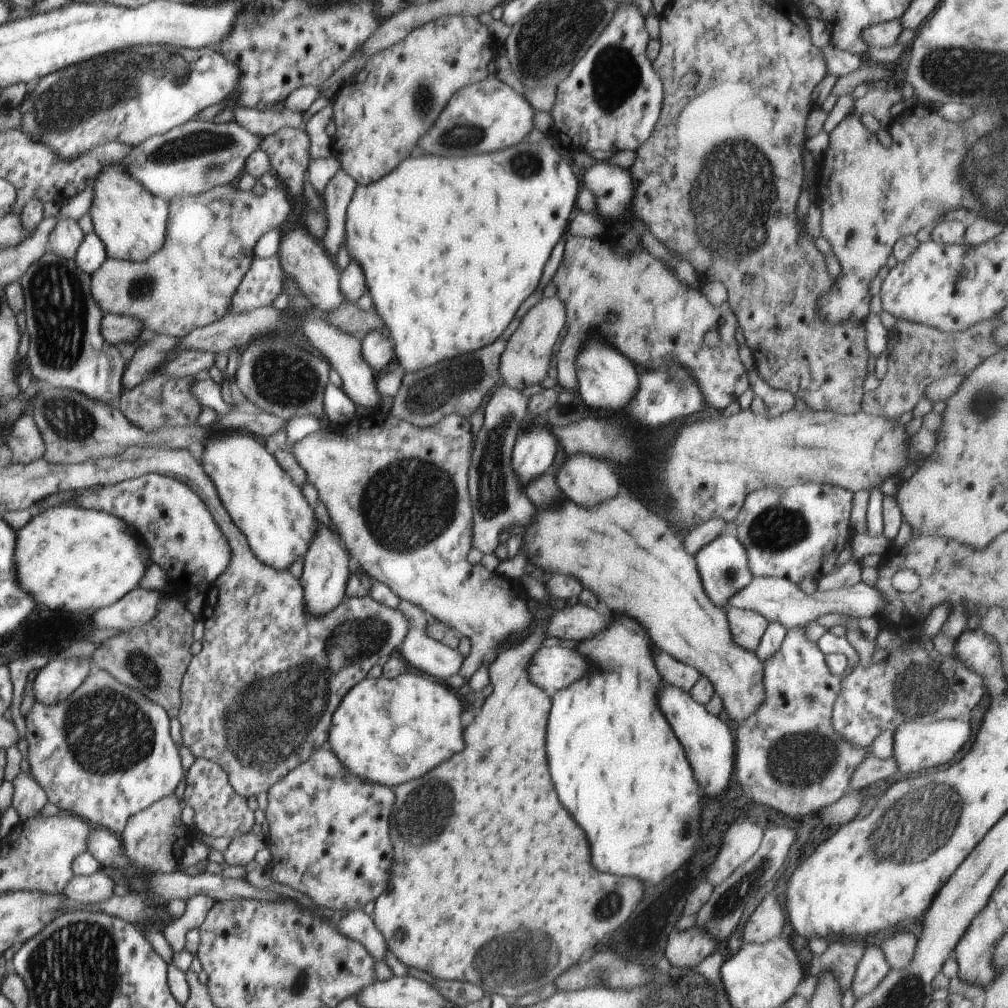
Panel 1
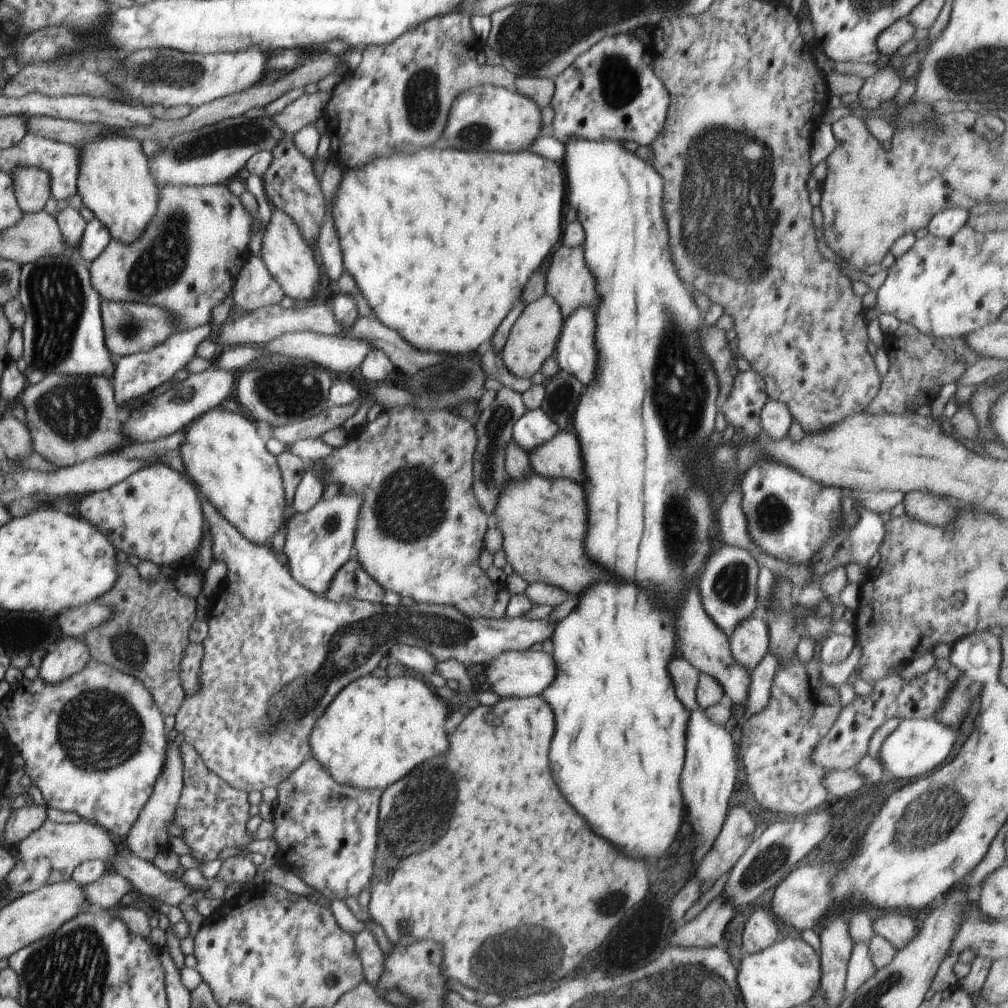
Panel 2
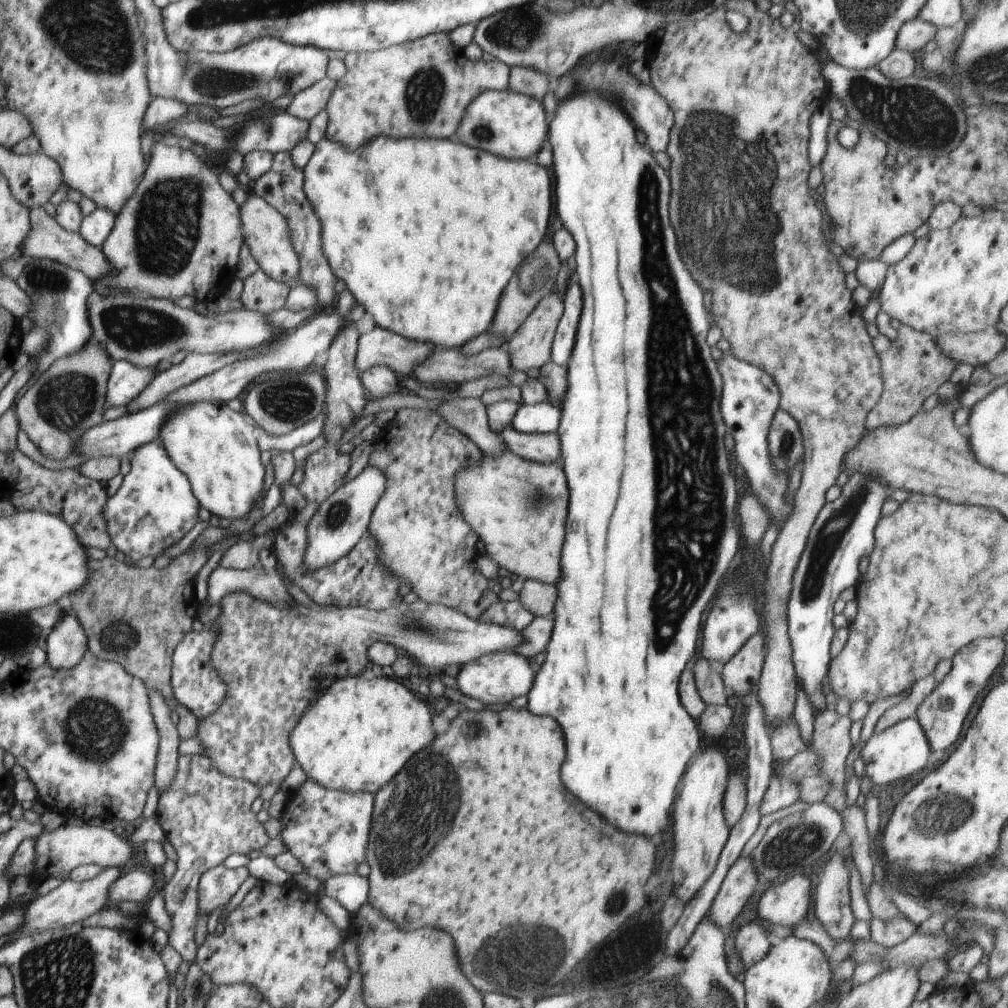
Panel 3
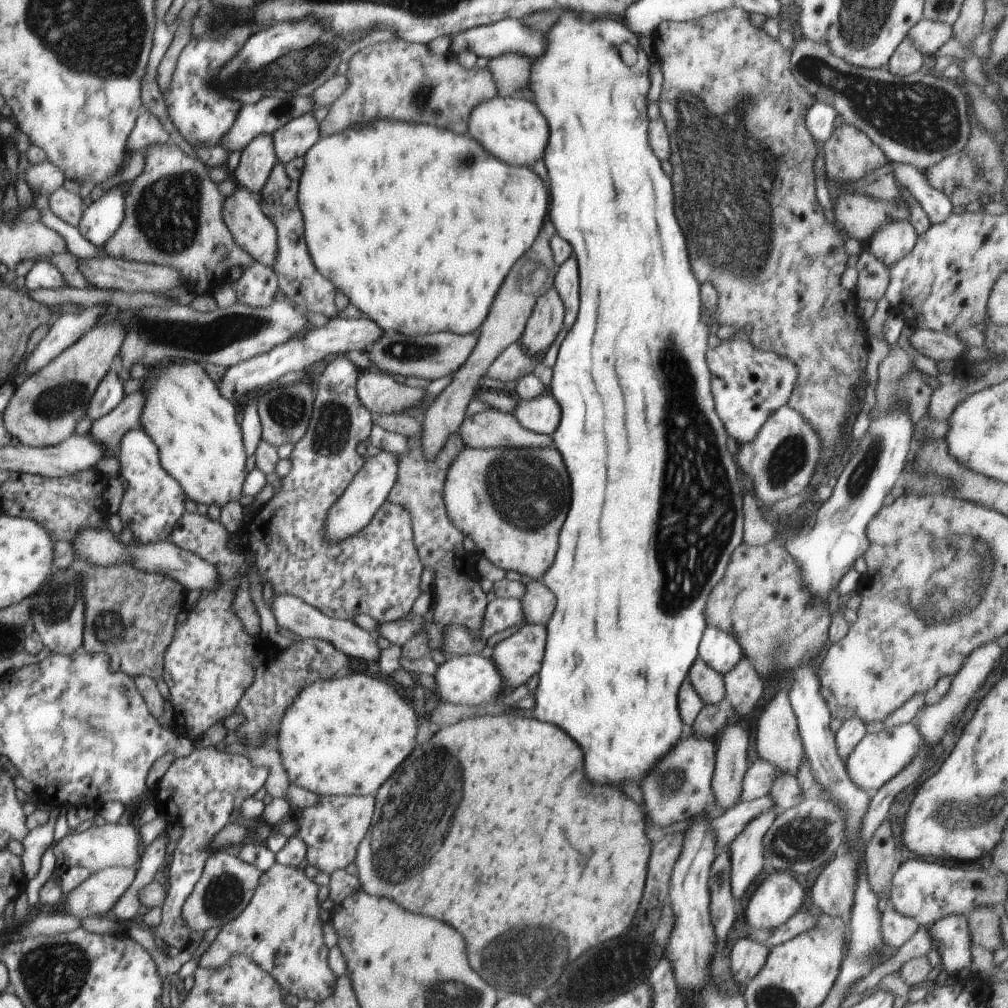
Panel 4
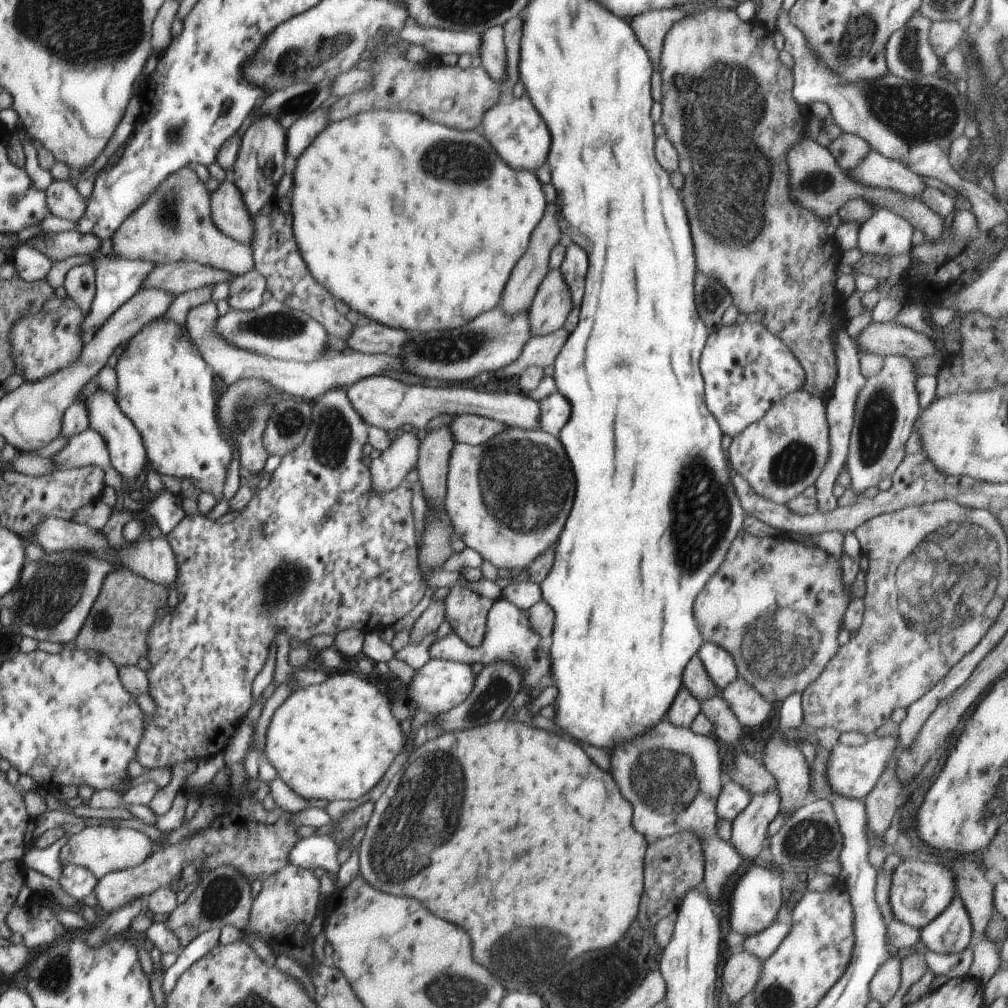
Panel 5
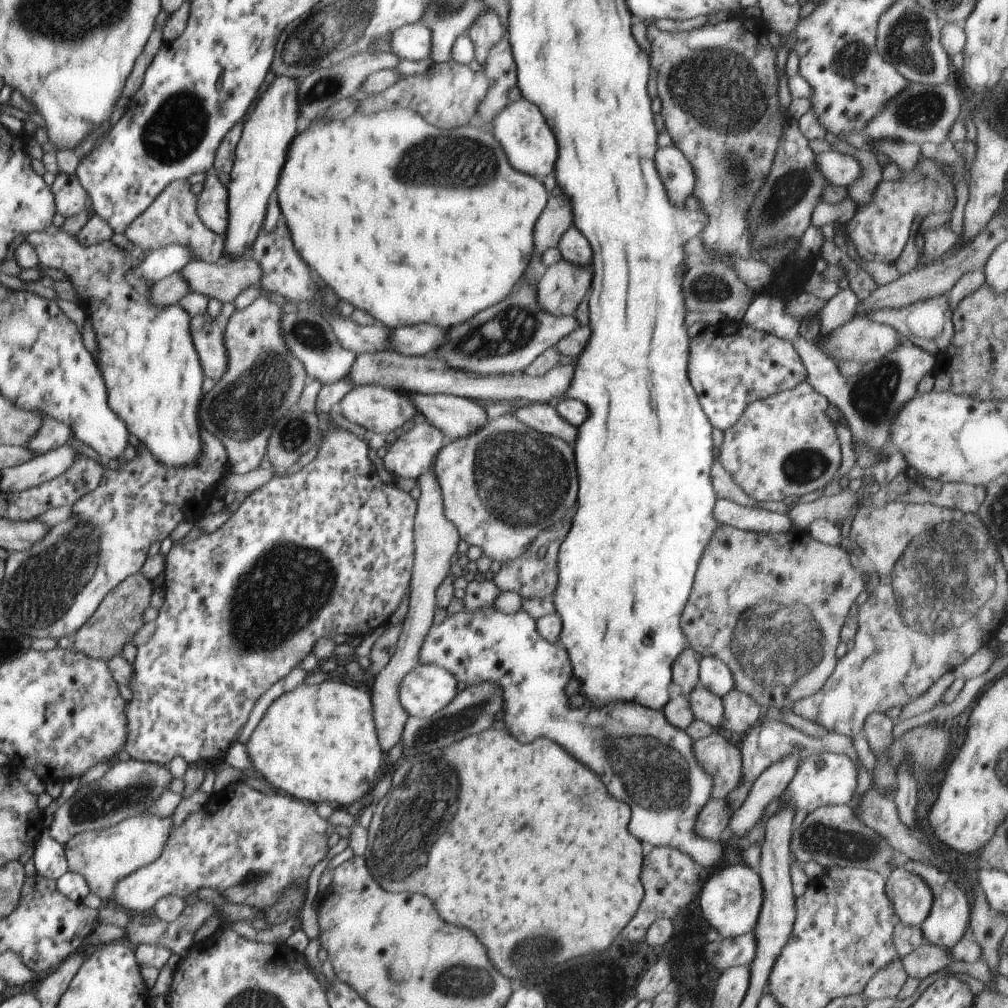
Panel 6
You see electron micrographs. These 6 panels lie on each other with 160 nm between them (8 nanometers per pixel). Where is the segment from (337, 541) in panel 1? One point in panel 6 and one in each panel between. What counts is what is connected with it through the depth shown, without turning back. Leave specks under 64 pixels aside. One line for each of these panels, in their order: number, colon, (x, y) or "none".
2: (317, 543)
3: (343, 519)
4: (370, 488)
5: (388, 471)
6: (412, 455)

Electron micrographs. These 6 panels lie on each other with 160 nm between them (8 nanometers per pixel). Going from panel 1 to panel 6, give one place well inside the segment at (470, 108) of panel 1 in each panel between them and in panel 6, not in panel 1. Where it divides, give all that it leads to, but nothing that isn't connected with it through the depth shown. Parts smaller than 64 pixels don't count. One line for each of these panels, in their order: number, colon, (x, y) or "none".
2: (490, 118)
3: (507, 124)
4: (511, 128)
5: (515, 130)
6: (530, 146)

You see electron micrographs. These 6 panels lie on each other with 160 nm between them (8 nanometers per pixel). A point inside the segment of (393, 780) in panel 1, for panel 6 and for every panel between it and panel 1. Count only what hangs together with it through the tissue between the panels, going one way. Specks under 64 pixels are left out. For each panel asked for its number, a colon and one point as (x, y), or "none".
2: (376, 730)
3: (358, 733)
4: (346, 735)
5: (334, 741)
6: (317, 742)

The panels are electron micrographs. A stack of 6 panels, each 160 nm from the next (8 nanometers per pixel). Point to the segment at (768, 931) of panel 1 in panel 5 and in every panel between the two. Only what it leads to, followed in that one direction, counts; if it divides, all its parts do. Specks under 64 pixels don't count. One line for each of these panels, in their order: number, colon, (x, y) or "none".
2: (760, 931)
3: (752, 944)
4: (747, 957)
5: (741, 973)

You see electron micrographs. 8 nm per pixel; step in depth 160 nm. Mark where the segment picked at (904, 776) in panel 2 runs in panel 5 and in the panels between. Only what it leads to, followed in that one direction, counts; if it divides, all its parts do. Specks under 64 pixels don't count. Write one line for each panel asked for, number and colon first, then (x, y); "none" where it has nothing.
3: (902, 750)
4: (878, 758)
5: (851, 772)

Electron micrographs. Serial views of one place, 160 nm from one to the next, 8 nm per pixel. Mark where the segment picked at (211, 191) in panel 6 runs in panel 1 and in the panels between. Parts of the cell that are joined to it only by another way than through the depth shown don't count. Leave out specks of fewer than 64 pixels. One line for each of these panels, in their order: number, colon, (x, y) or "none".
1: (303, 259)
2: (289, 259)
3: (265, 230)
4: (252, 230)
5: (228, 211)

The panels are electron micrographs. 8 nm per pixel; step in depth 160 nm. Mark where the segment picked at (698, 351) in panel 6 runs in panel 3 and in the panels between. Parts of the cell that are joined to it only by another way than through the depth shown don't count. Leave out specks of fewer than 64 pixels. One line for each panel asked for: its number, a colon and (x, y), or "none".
3: (750, 397)
4: (748, 384)
5: (746, 368)

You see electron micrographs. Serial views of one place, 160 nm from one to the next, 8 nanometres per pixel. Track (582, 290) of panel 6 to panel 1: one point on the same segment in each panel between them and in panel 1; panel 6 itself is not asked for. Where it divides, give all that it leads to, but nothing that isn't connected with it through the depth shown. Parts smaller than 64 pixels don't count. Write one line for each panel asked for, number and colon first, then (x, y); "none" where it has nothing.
1: (525, 361)
2: (532, 339)
3: (530, 347)
4: (544, 324)
5: (552, 303)

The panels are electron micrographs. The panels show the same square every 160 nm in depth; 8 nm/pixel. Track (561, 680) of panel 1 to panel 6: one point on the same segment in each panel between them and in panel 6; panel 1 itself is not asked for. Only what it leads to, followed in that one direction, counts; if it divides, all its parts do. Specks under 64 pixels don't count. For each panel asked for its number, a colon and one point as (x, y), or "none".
2: (516, 674)
3: (495, 679)
4: (472, 679)
5: (439, 685)
6: (427, 689)

